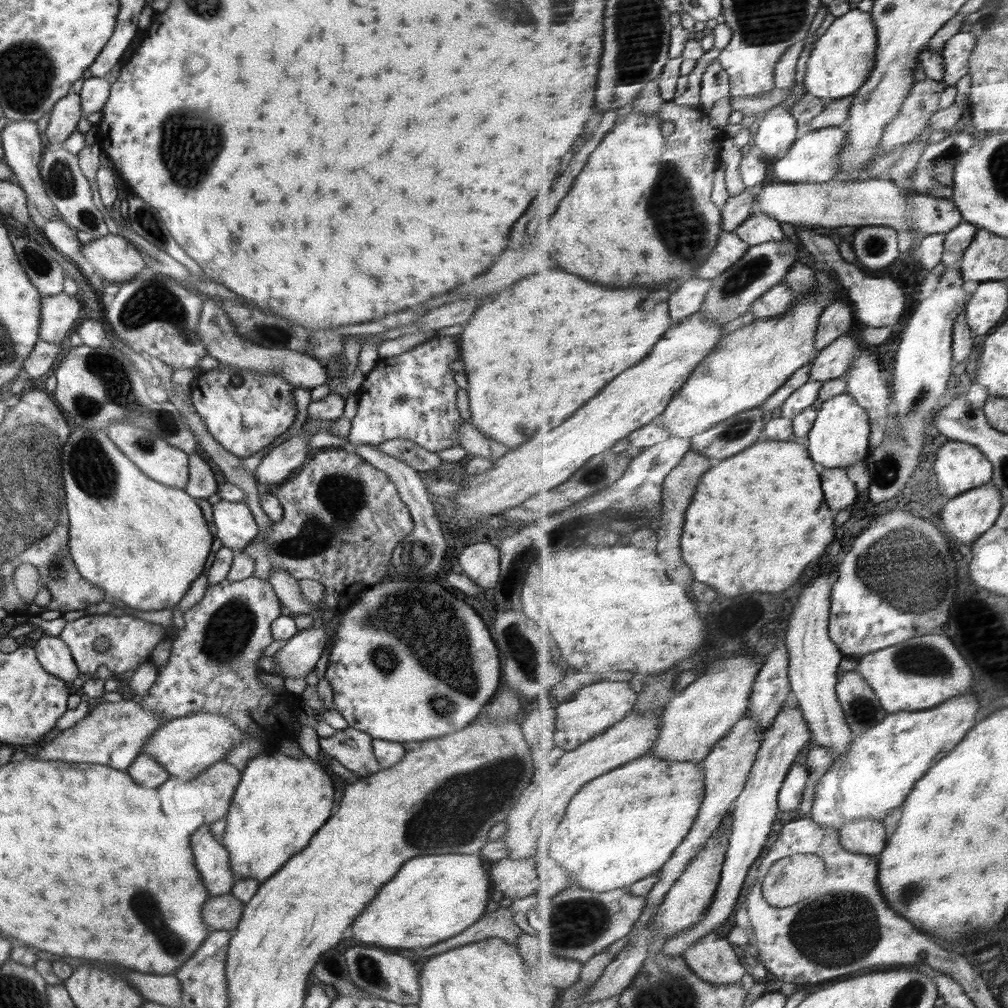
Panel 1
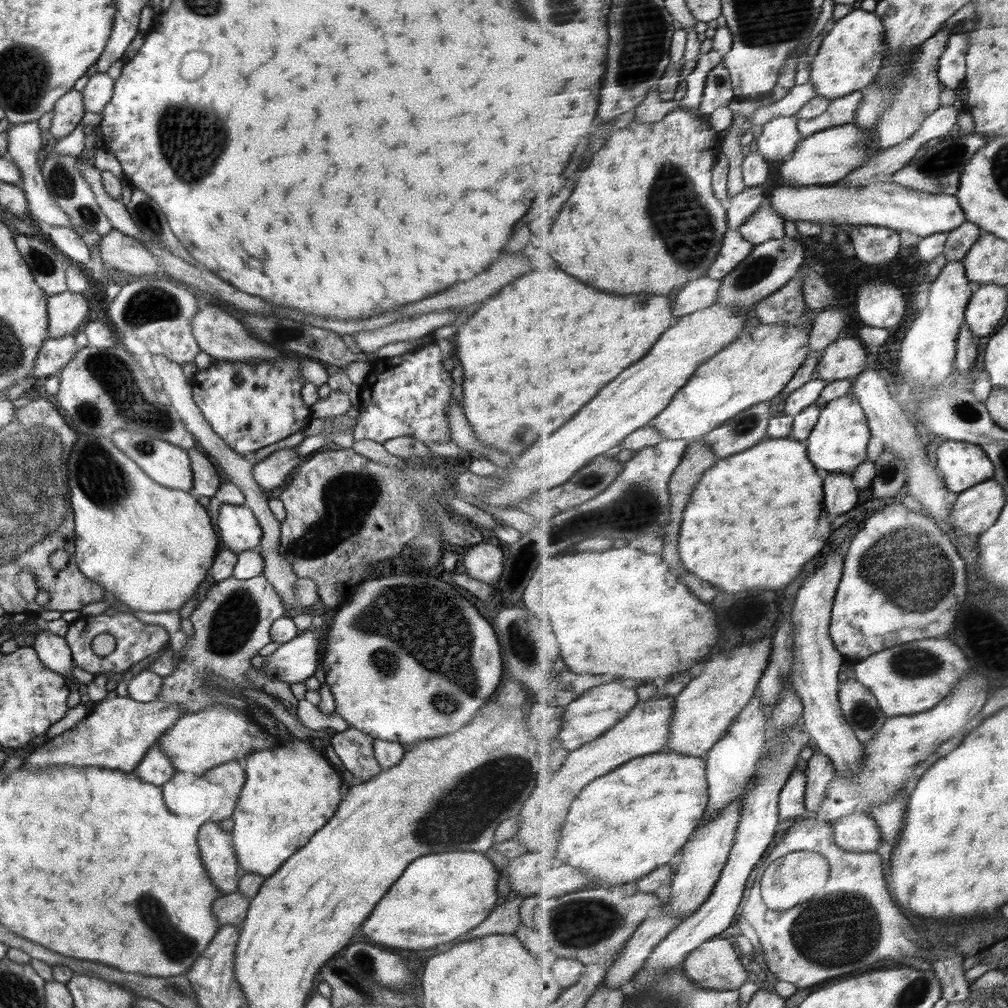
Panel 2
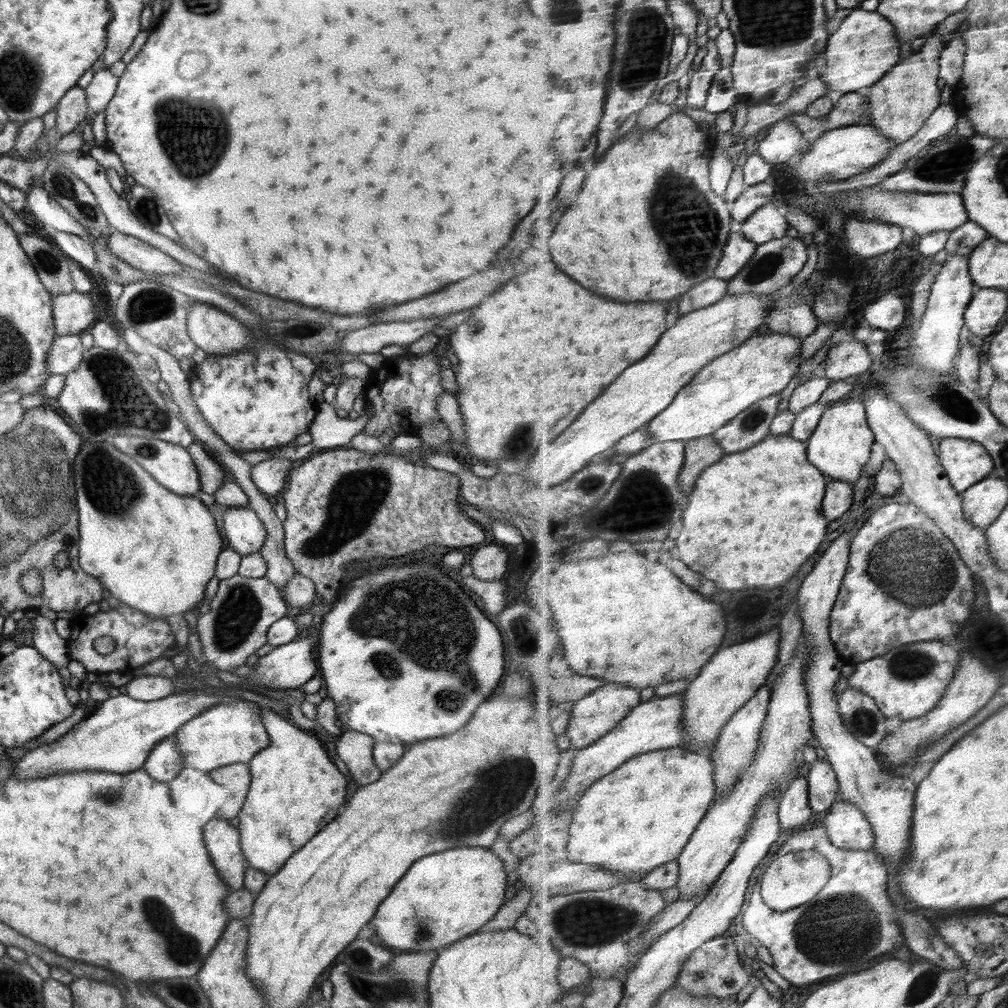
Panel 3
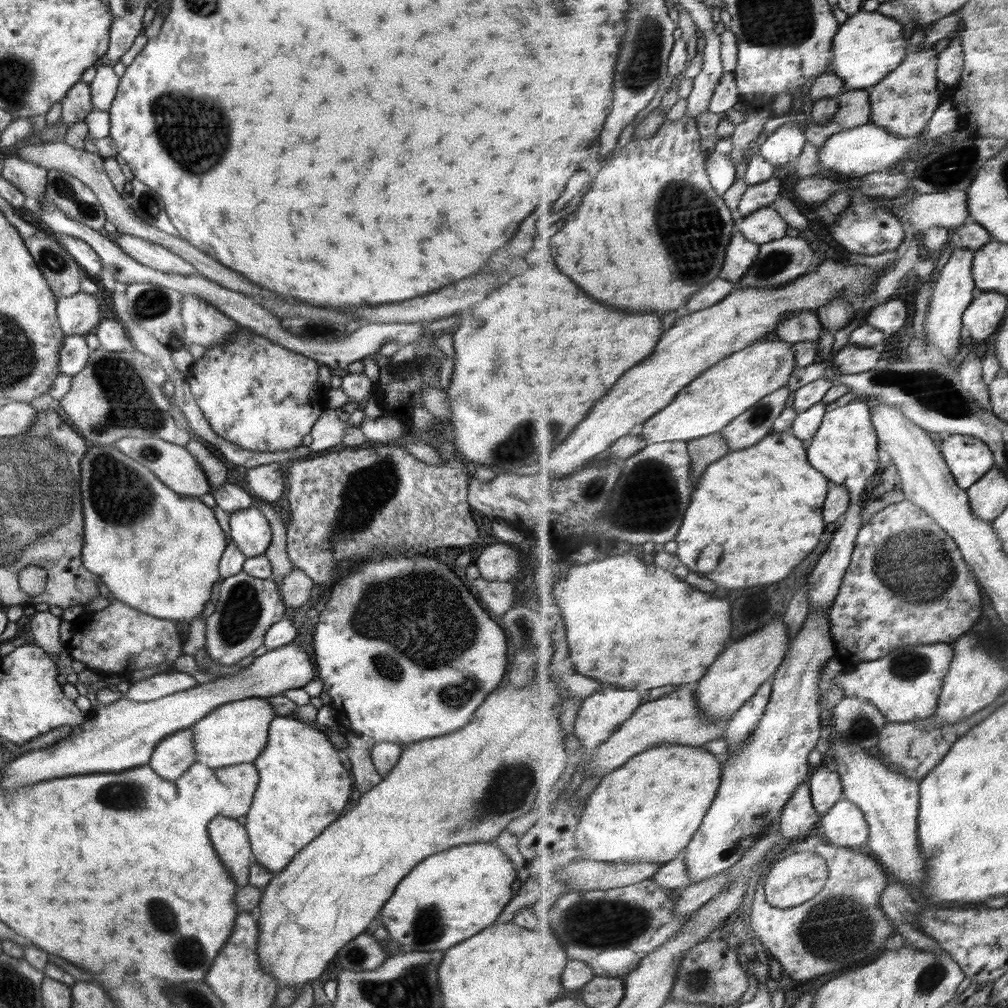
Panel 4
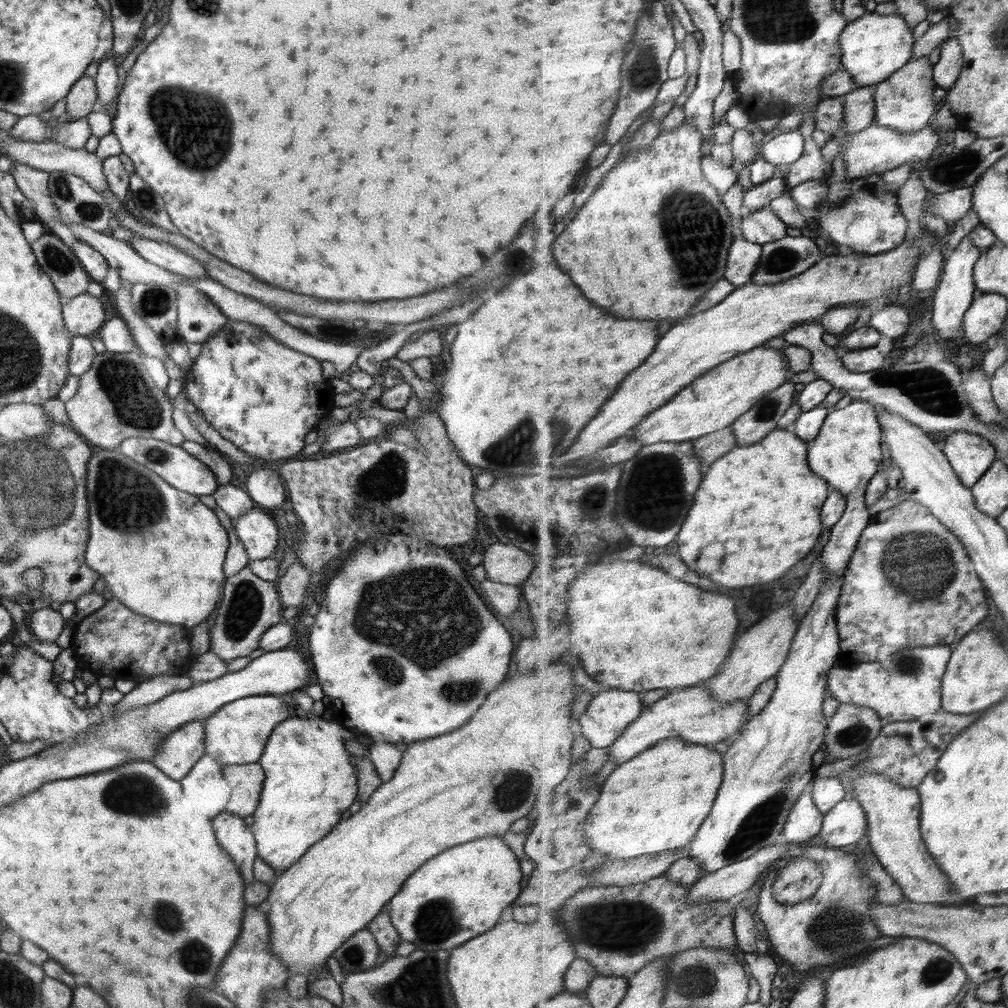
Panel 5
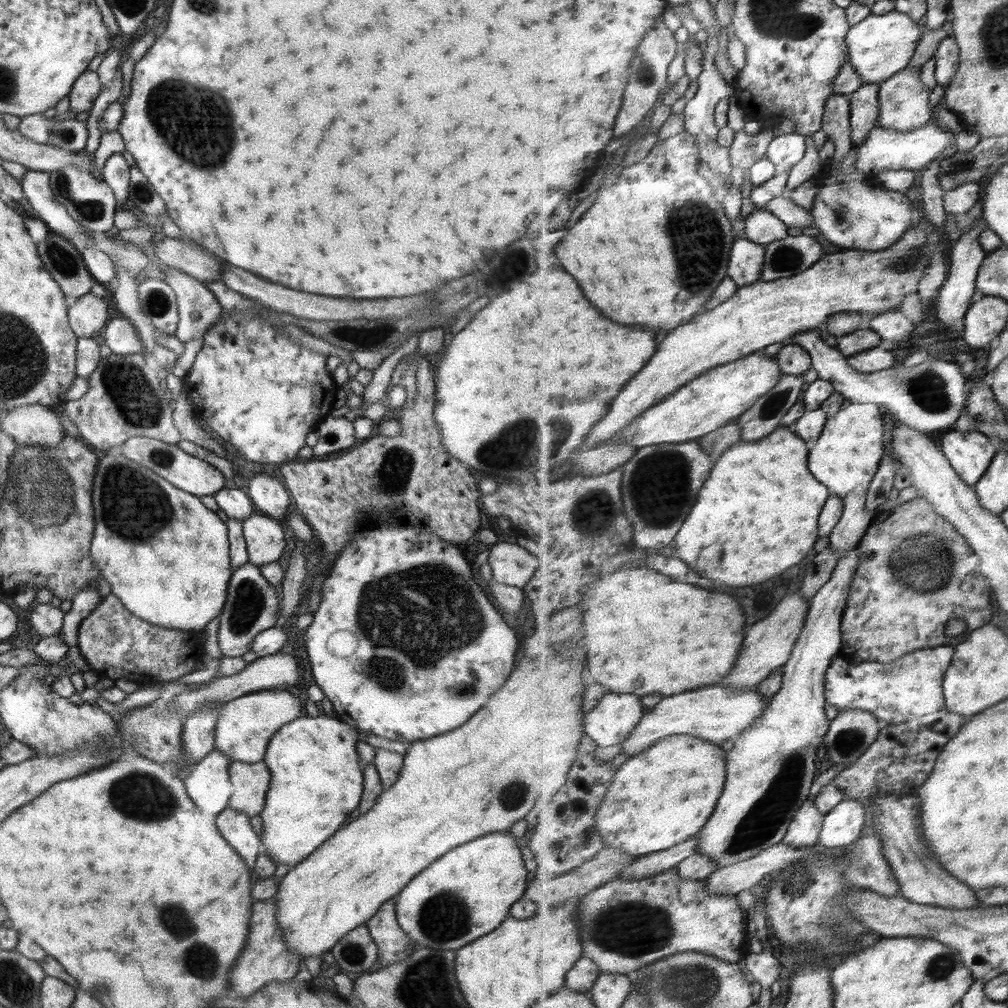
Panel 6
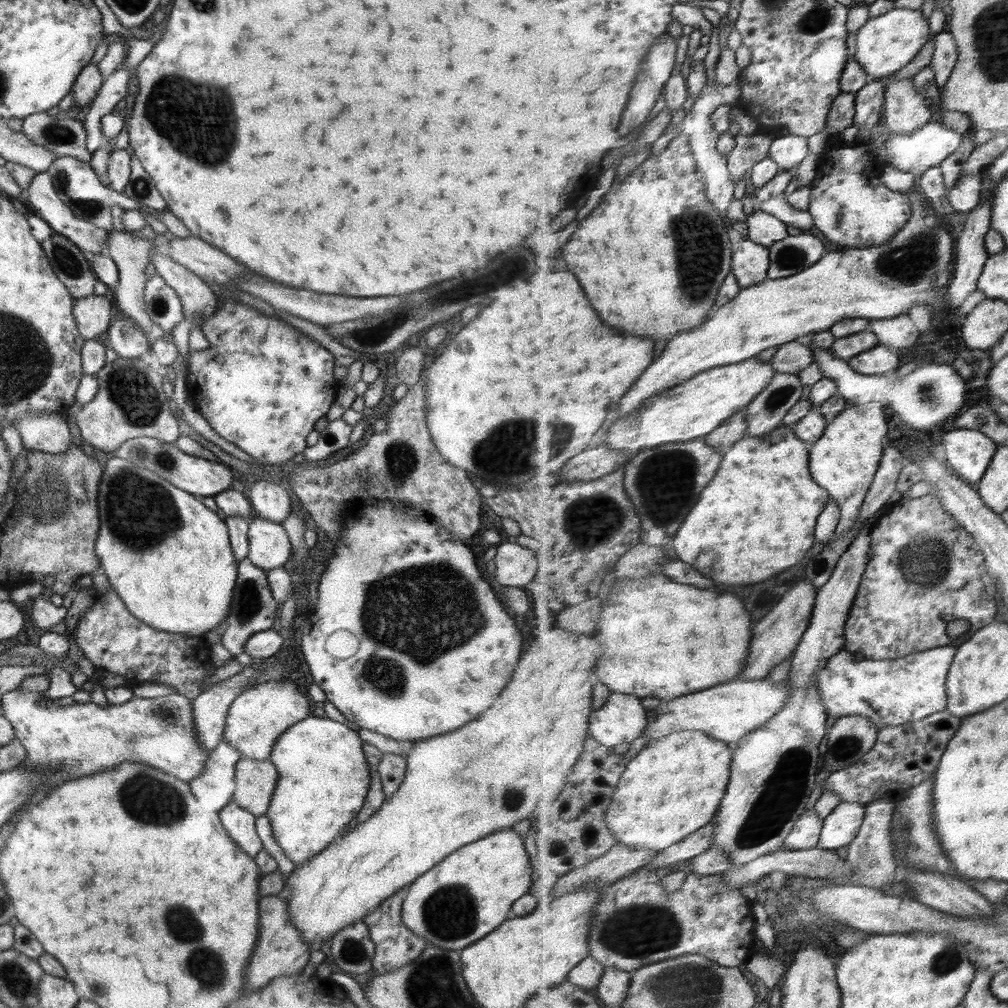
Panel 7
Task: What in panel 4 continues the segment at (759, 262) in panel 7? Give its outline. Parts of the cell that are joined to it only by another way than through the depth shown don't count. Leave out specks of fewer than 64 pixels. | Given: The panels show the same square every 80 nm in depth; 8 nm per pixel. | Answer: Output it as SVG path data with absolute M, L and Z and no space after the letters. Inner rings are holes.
M735 233L735 238L729 248L727 263L723 268L721 277L737 284L742 282L748 271L755 266L761 249L761 244L748 240L748 237L744 233Z

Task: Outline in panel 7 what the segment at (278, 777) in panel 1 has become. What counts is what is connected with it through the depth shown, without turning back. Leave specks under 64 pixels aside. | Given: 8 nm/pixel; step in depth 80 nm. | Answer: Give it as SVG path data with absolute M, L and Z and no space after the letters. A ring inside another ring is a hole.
M313 714L287 728L276 739L268 759L274 763L279 777L264 815L270 820L276 844L296 867L336 841L336 836L343 834L362 808L371 781L363 743L358 731L327 716Z

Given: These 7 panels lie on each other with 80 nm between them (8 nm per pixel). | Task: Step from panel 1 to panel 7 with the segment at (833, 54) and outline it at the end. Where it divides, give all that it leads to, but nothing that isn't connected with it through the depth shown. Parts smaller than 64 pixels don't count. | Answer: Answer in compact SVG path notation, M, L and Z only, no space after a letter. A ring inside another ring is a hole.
M898 8L870 19L860 32L854 34L854 57L868 71L870 82L890 78L903 70L923 51L933 38L931 20L912 8Z

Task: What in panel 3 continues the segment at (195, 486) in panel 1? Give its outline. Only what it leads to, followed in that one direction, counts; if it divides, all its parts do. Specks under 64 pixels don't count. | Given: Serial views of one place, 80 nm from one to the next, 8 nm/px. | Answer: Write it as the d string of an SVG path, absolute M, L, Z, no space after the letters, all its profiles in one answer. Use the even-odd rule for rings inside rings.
M191 442L185 449L196 465L200 492L216 493L224 484L225 469L220 462L212 459L211 453L206 451L200 442Z

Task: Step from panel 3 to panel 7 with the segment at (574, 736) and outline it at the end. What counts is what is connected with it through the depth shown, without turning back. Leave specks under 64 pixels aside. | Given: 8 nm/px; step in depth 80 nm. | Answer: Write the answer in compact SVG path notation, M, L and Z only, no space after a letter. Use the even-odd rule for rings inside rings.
M613 693L604 708L593 711L591 736L602 745L620 746L634 742L648 728L648 709L639 696Z

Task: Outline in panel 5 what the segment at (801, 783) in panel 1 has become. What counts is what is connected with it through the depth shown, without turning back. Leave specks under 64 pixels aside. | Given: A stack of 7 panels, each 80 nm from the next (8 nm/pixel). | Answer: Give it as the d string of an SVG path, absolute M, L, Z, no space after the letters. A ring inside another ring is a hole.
M810 788L792 809L787 828L784 829L784 838L788 844L806 844L819 840L824 822L825 814L818 808Z

